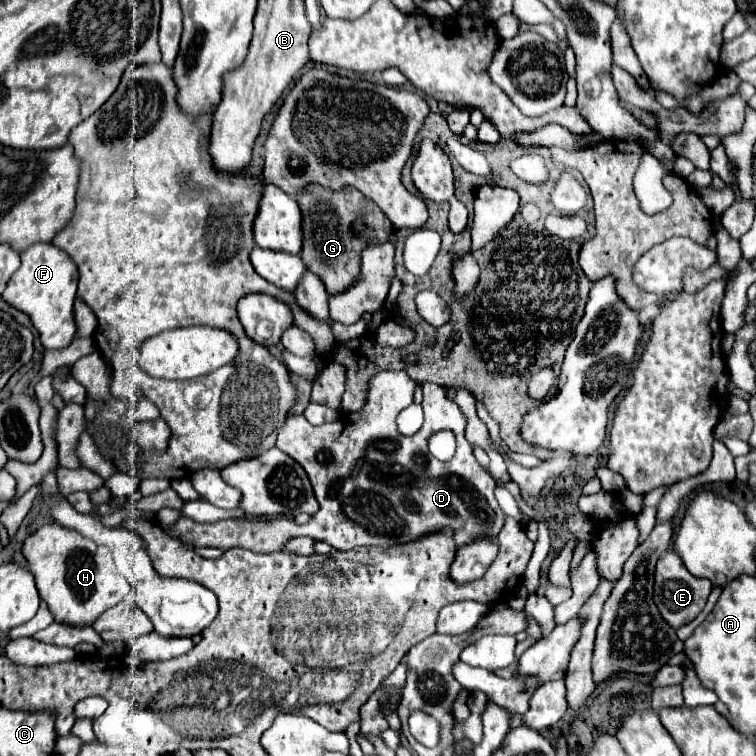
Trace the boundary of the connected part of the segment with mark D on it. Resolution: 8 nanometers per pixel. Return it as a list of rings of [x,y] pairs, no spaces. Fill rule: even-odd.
[[[382,370],[372,380],[368,380],[368,396],[366,404],[358,412],[346,412],[336,422],[312,426],[302,414],[288,416],[286,424],[280,428],[276,446],[286,452],[290,458],[294,458],[302,468],[306,470],[314,494],[318,498],[320,510],[312,516],[306,524],[296,524],[288,520],[286,516],[278,516],[272,520],[220,520],[212,524],[200,524],[186,516],[180,516],[172,526],[164,528],[168,536],[184,540],[192,546],[214,546],[214,548],[248,548],[252,552],[278,552],[284,550],[284,544],[290,538],[296,536],[312,536],[314,540],[328,542],[336,550],[352,550],[358,546],[392,546],[392,544],[404,544],[408,540],[420,540],[420,536],[428,536],[428,532],[440,532],[444,528],[450,528],[454,532],[456,550],[464,544],[470,544],[478,538],[498,538],[502,526],[504,526],[504,512],[500,510],[494,488],[494,478],[476,462],[472,454],[470,442],[464,438],[466,428],[466,416],[458,408],[456,402],[448,400],[444,394],[444,388],[424,382],[424,424],[422,428],[412,436],[402,436],[396,428],[396,416],[404,406],[412,404],[414,394],[414,380],[406,372],[394,372],[394,370]],[[440,430],[452,430],[456,436],[456,456],[452,462],[440,462],[430,456],[428,450],[428,438],[434,432]]]

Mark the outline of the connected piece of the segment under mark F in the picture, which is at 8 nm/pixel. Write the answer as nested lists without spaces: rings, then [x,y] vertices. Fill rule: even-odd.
[[[34,244],[22,252],[22,266],[8,282],[2,298],[14,308],[26,312],[32,318],[34,328],[40,332],[40,340],[46,350],[66,348],[76,338],[74,324],[74,298],[78,286],[78,268],[74,260],[52,244]]]

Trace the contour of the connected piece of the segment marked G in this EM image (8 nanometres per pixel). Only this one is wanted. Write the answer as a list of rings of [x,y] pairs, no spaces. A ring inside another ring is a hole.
[[[320,186],[306,188],[296,196],[302,210],[302,230],[304,230],[304,246],[300,258],[304,266],[314,272],[326,286],[328,296],[346,292],[360,276],[360,254],[370,244],[388,242],[392,234],[392,222],[372,204],[372,200],[364,198],[356,188],[344,188],[344,192],[332,192]],[[354,222],[364,222],[364,230],[356,232]]]

